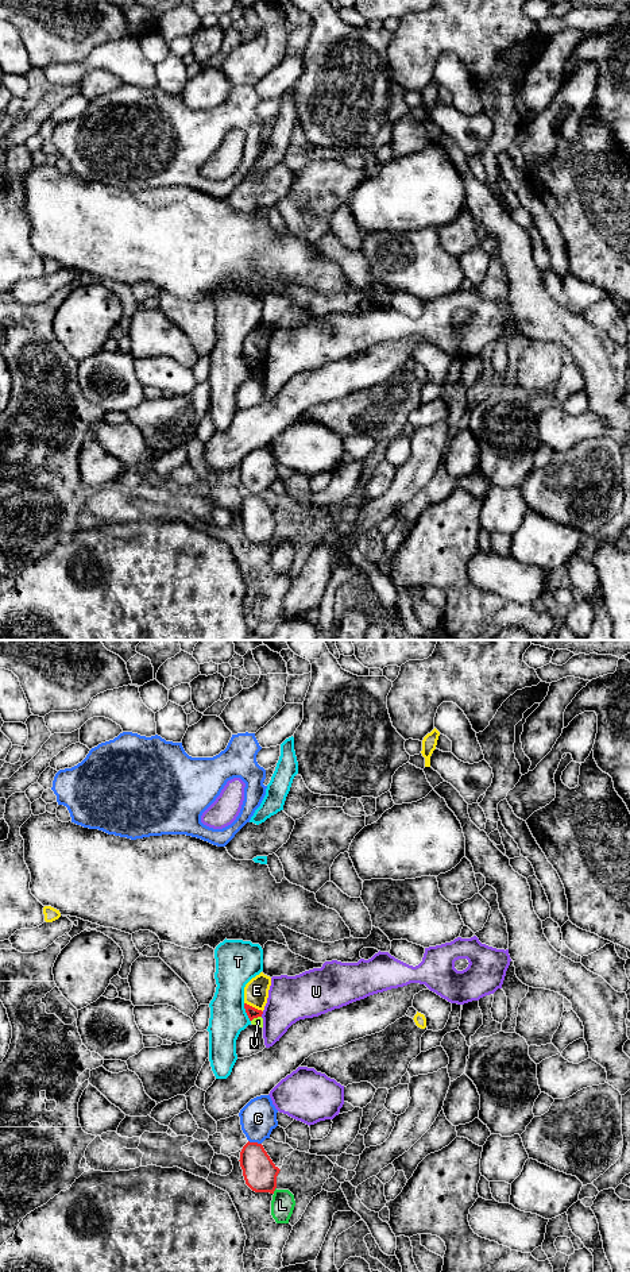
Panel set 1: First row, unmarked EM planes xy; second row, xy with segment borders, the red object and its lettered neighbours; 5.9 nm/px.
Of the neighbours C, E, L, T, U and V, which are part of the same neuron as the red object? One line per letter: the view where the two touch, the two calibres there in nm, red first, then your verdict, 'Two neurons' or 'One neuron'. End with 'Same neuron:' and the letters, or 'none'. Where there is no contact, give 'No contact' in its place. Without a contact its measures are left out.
C: Touches red in xy. Thickness 200 nm (red) against 220 nm. Two neurons
E: Touches red in xy. Thickness 70 nm (red) against 140 nm. Two neurons
L: Touches red in xy. Thickness 200 nm (red) against 140 nm. Two neurons
T: Touches red in xy. Thickness 70 nm (red) against 220 nm. Two neurons
U: Touches red in xy. Thickness 70 nm (red) against 280 nm. Two neurons
V: Touches red in xy. Thickness 70 nm (red) against 50 nm. Two neurons
Same neuron: none

